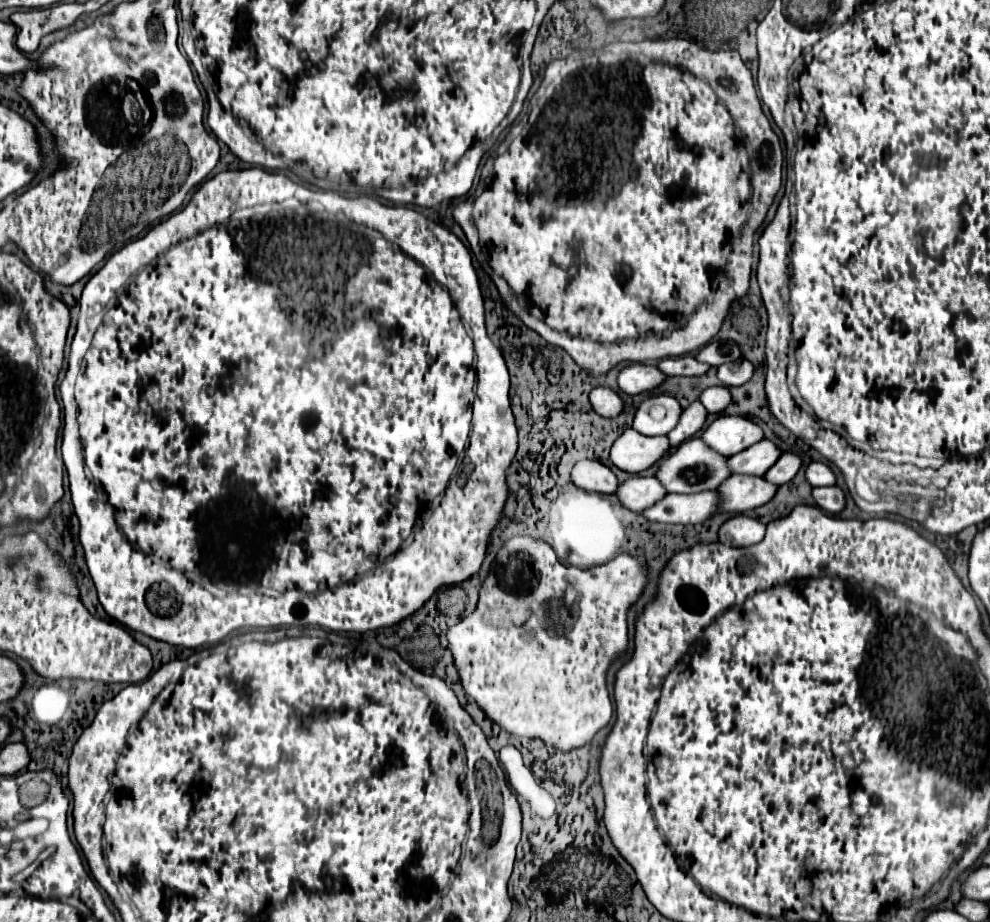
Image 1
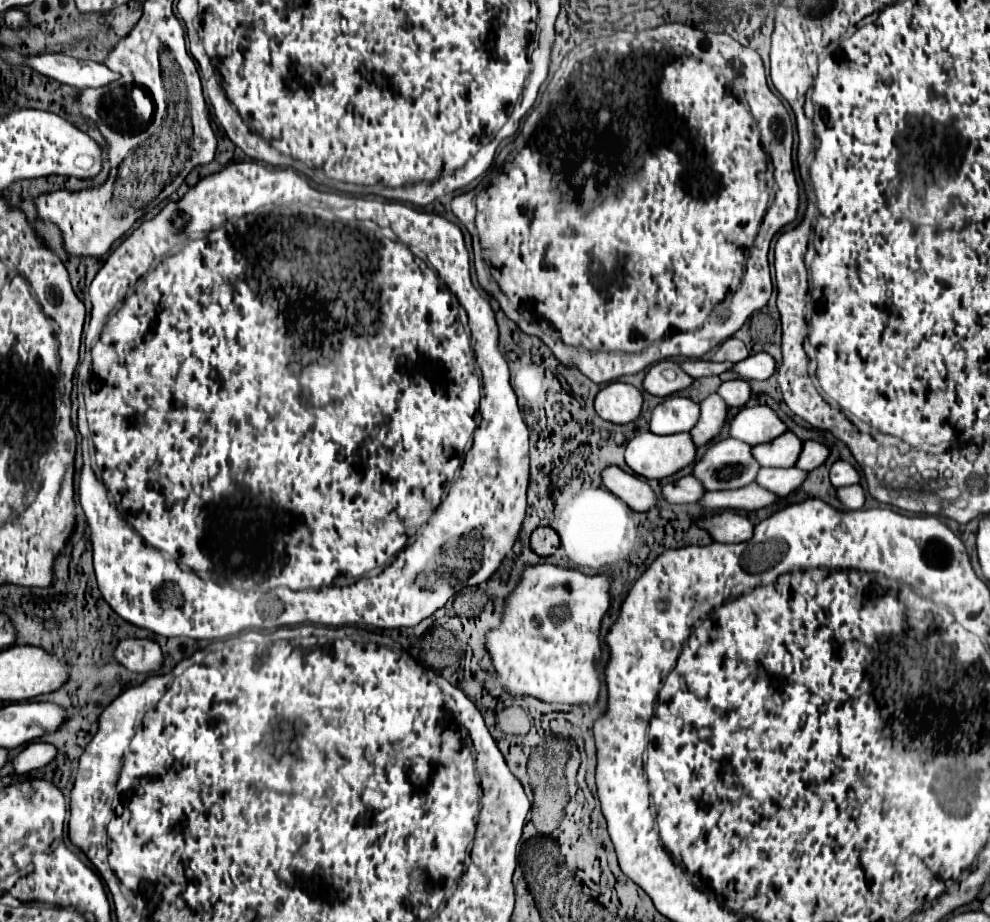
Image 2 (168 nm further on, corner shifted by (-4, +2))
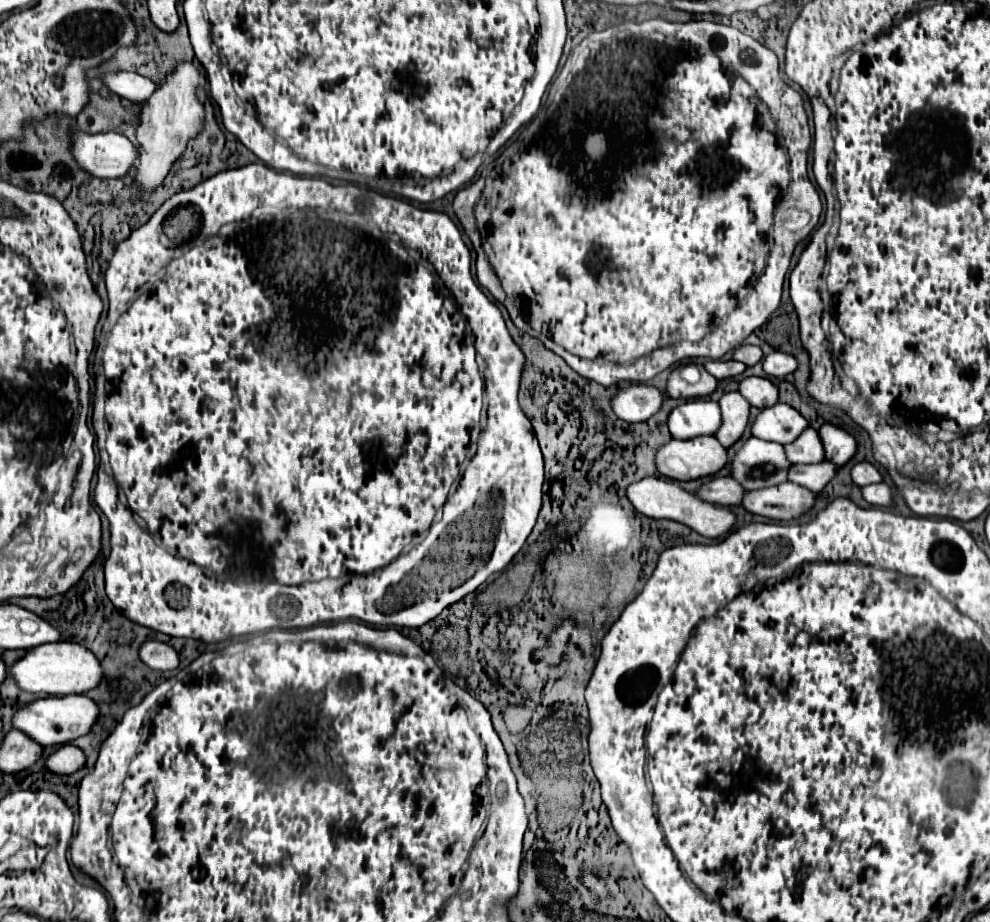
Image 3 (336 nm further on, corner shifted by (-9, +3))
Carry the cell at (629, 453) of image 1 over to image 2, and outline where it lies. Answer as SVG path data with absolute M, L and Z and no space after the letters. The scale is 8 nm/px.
M638 432L626 446L626 464L644 478L662 480L672 476L684 466L694 462L696 446L690 434L670 434L658 436L652 432Z

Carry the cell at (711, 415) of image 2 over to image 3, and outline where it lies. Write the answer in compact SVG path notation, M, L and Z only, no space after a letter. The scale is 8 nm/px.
M739 391L723 395L719 405L721 405L721 413L723 413L723 425L719 427L715 437L719 439L719 443L723 447L731 447L735 441L741 439L741 435L749 423L751 405Z

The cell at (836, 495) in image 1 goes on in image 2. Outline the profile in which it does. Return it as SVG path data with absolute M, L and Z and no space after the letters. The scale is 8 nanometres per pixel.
M860 484L844 486L844 488L836 490L836 498L844 504L846 510L858 510L864 504L864 490Z

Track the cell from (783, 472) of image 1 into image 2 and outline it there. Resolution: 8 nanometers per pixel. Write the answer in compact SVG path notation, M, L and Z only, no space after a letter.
M808 440L808 442L804 442L804 446L802 446L800 458L798 458L798 462L796 462L796 468L804 470L804 472L810 472L810 470L818 468L826 458L828 458L828 448L826 448L824 444L820 444L820 442Z

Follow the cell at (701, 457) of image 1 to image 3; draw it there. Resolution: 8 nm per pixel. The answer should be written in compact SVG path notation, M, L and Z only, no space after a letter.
M751 437L735 455L731 477L753 491L785 483L791 465L783 445Z

